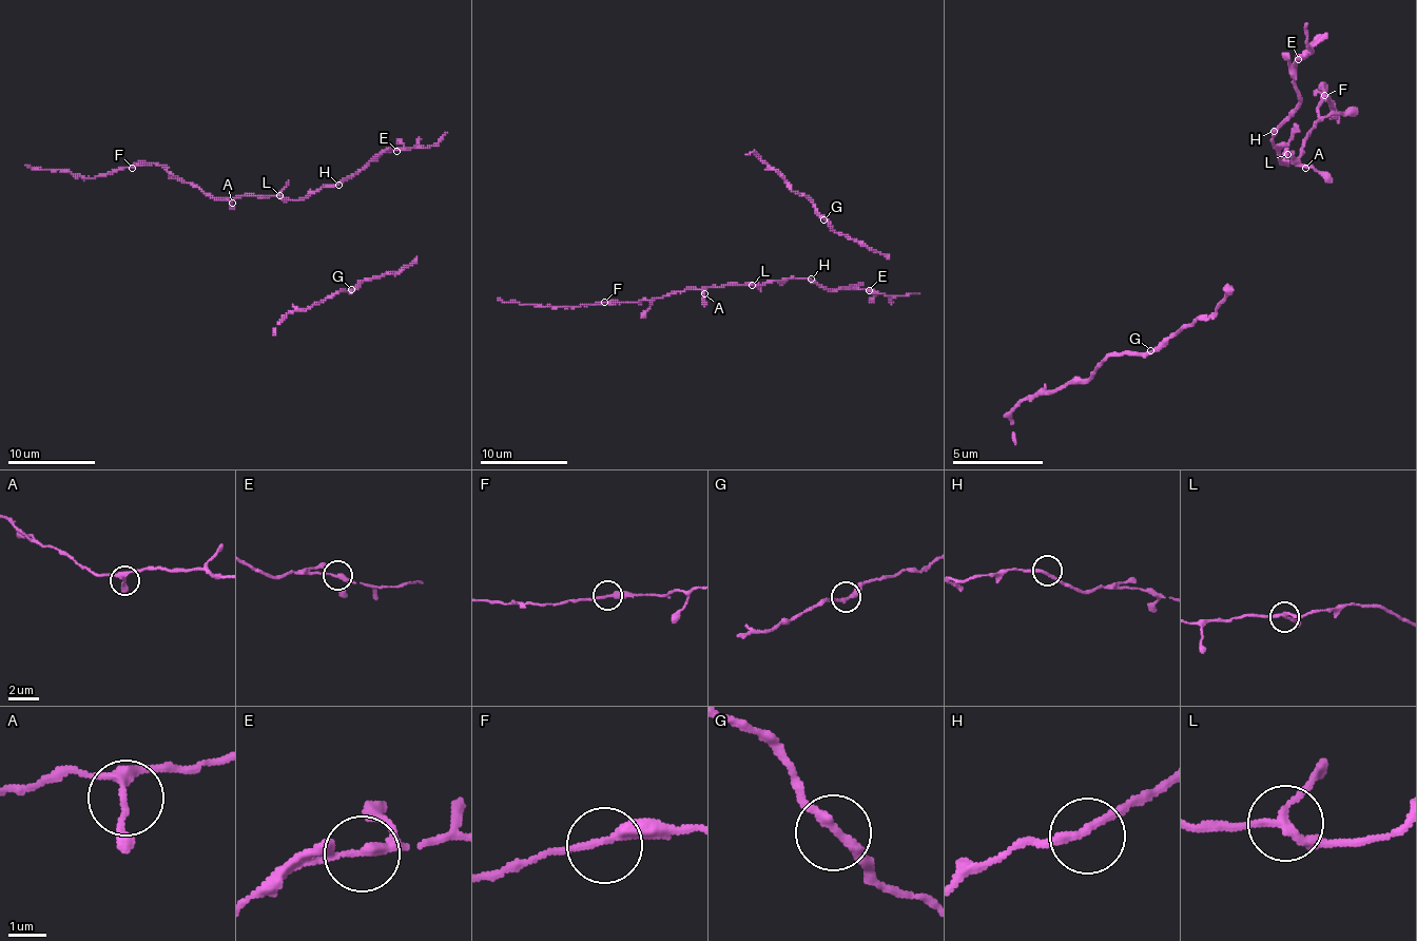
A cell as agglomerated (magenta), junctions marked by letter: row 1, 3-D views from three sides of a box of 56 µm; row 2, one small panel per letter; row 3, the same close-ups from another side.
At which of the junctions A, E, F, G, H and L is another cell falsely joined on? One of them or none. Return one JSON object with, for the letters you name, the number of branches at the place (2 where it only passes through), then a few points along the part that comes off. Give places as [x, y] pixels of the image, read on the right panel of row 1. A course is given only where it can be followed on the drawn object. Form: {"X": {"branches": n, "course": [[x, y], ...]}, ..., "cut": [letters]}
{"E": {"branches": 3, "course": [[1297, 58], [1311, 54], [1305, 21]]}, "cut": ["E"]}

